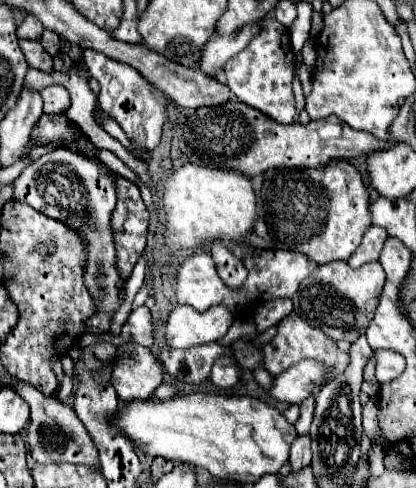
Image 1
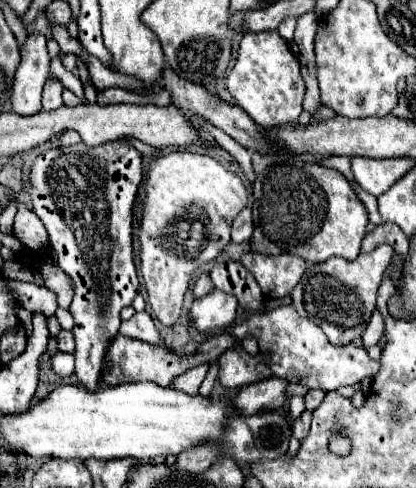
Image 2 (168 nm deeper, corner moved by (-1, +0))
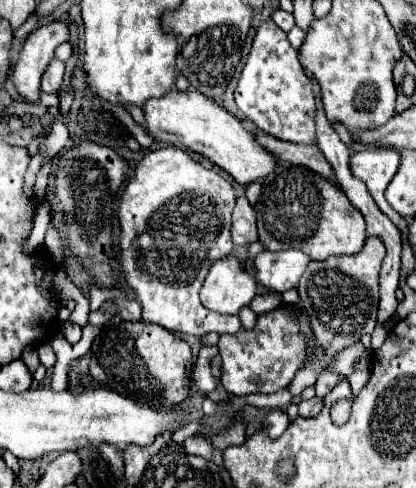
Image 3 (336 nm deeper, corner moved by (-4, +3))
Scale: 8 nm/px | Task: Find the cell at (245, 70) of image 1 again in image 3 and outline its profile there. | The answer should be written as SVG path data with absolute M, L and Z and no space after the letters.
M271 19L257 29L249 59L235 89L235 103L259 131L265 131L271 137L299 145L315 143L315 97L311 79L305 75L287 33Z

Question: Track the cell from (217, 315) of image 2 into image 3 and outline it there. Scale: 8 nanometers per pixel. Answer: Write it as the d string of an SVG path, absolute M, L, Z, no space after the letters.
M233 253L215 261L201 287L201 303L223 315L237 315L255 295L257 279L243 269L239 257Z

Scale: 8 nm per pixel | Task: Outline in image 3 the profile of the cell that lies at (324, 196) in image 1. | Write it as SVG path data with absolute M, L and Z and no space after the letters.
M279 163L279 167L263 181L263 193L255 205L259 241L269 251L301 249L311 259L327 259L331 255L355 255L363 249L365 219L349 203L345 193L317 173Z

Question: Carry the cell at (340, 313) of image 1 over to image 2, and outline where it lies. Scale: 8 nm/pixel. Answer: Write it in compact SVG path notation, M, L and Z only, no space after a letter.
M380 244L370 254L358 254L352 262L344 258L328 258L326 262L310 264L292 292L296 312L318 324L334 346L350 344L354 338L360 338L376 308L376 290L392 254L394 250L390 244Z

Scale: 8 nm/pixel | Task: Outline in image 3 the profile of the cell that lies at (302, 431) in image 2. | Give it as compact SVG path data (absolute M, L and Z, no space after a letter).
M313 397L309 401L299 403L299 415L301 417L315 417L321 409L323 409L323 399L321 397Z

